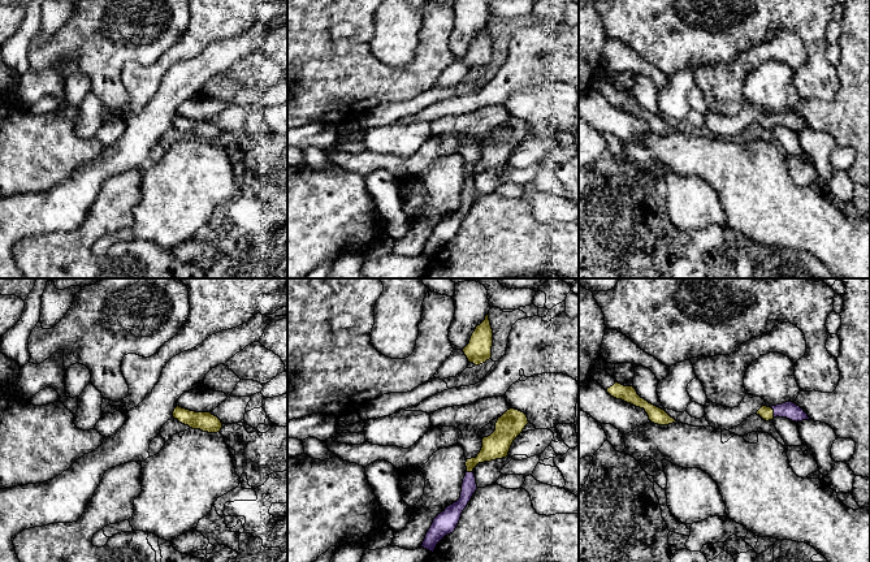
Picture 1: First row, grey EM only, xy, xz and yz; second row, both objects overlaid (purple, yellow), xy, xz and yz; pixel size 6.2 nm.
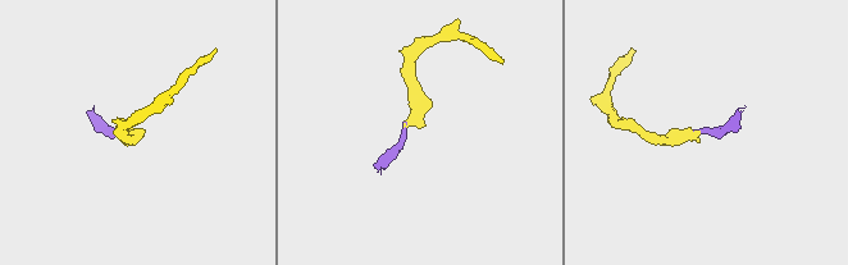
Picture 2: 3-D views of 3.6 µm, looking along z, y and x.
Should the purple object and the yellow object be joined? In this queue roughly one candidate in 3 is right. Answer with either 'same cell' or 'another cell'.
same cell

